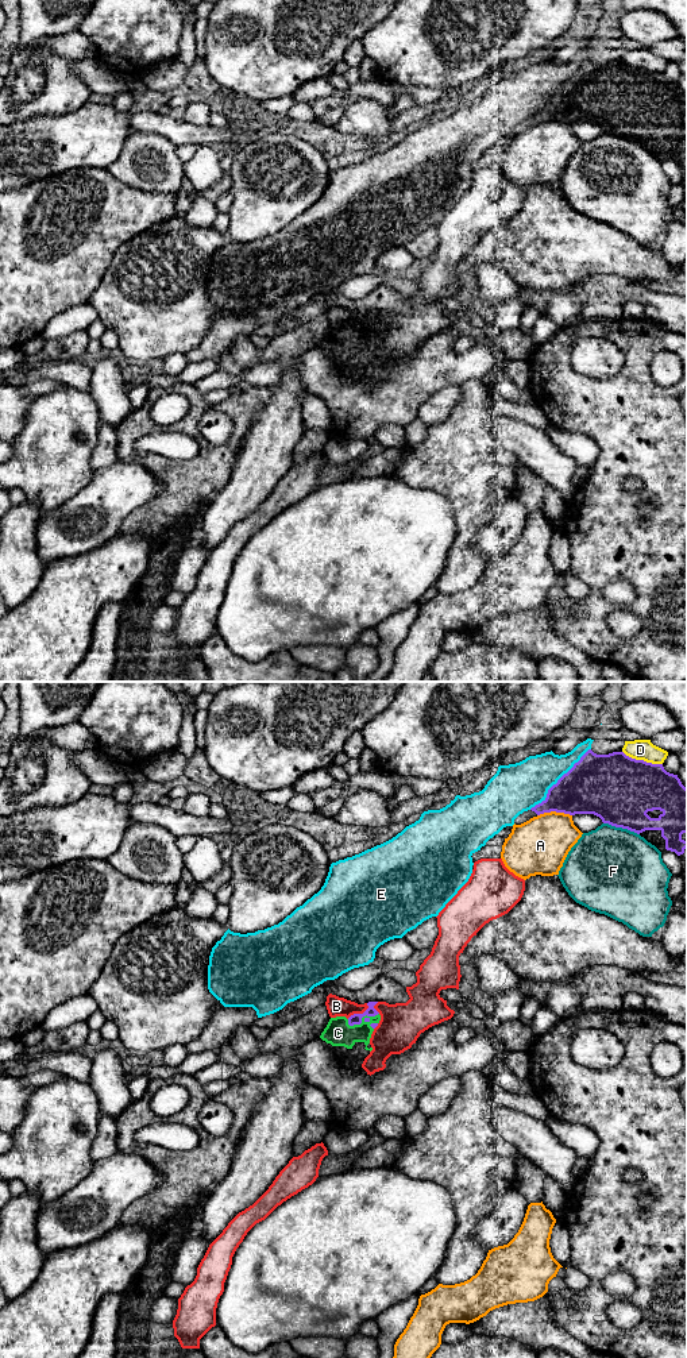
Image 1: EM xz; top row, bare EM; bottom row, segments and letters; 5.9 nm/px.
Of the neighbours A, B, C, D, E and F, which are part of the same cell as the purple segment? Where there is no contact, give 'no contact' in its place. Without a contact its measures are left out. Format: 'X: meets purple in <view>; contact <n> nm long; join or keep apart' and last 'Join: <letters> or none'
A: meets purple in xz; contact 200 nm long; keep apart
B: meets purple in xz; contact 160 nm long; keep apart
C: meets purple in xz; contact 200 nm long; join
D: meets purple in xz; contact 260 nm long; keep apart
E: meets purple in xz; contact 500 nm long; keep apart
F: meets purple in xz; contact 220 nm long; keep apart
Join: C

